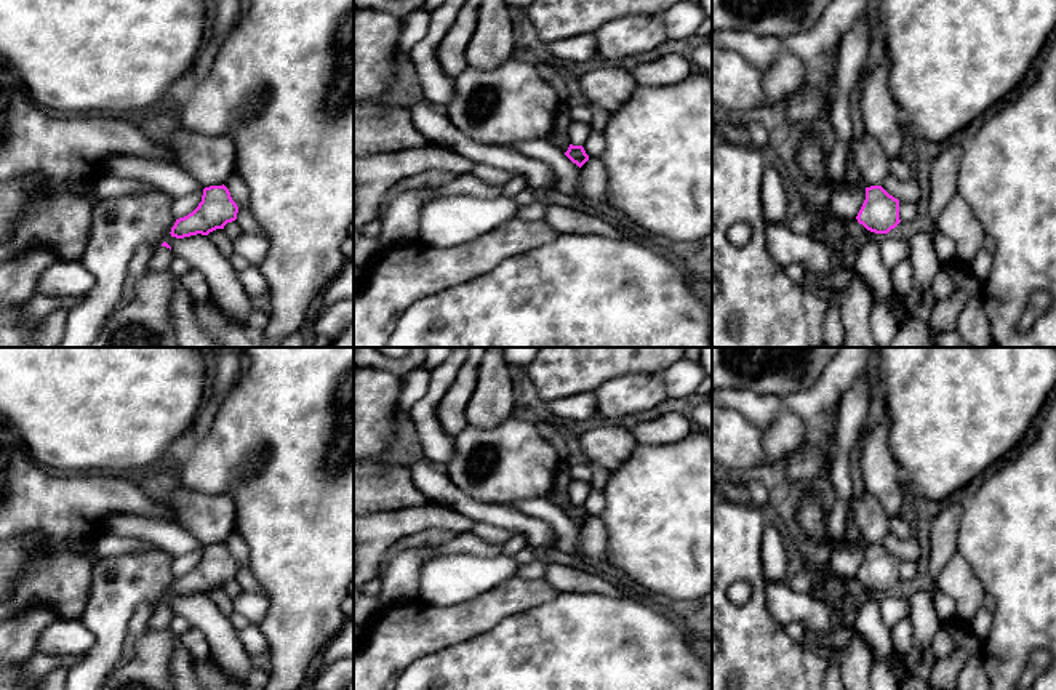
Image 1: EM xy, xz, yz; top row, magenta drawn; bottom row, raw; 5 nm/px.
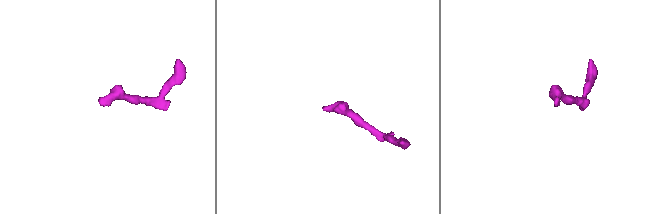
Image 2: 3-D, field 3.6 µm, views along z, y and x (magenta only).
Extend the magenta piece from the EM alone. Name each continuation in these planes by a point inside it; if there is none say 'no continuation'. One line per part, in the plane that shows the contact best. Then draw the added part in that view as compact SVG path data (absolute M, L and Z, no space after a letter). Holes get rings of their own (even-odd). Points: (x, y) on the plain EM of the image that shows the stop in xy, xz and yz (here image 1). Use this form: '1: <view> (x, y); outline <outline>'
1: xy (162, 615); outline M157 605L147 628L152 631L166 631L170 628L170 623L173 620L174 613L166 605Z

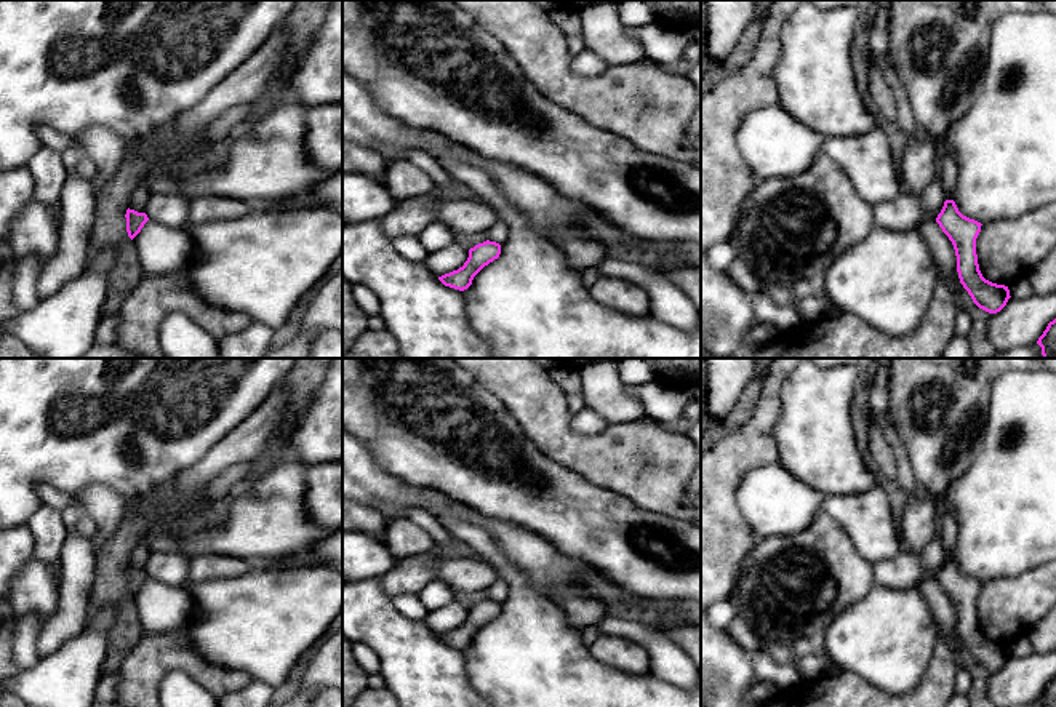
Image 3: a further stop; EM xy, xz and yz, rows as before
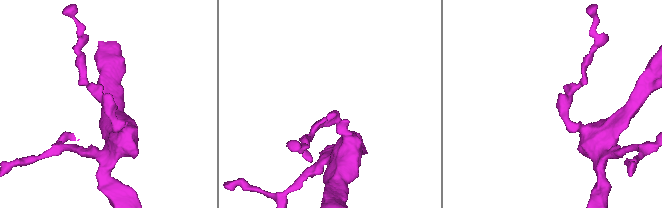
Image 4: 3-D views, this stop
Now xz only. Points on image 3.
1: xz (498, 591); outline M498 577L488 589L486 595L490 600L502 603L509 595L509 585L502 577Z

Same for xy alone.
1: xy (138, 559); outline M139 541L130 555L128 566L138 571L144 571L144 566L150 553L152 553L152 549L149 547L149 544L144 541Z

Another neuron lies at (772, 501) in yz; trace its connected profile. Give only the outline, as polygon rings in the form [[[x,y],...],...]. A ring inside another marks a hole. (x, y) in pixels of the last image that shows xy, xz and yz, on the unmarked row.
[[[779,461],[749,470],[734,494],[738,509],[757,541],[803,531],[822,512],[826,499]]]

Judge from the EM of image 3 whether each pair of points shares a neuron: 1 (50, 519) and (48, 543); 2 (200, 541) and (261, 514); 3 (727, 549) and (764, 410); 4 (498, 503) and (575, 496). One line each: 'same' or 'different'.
1: same
2: same
3: same
4: same

